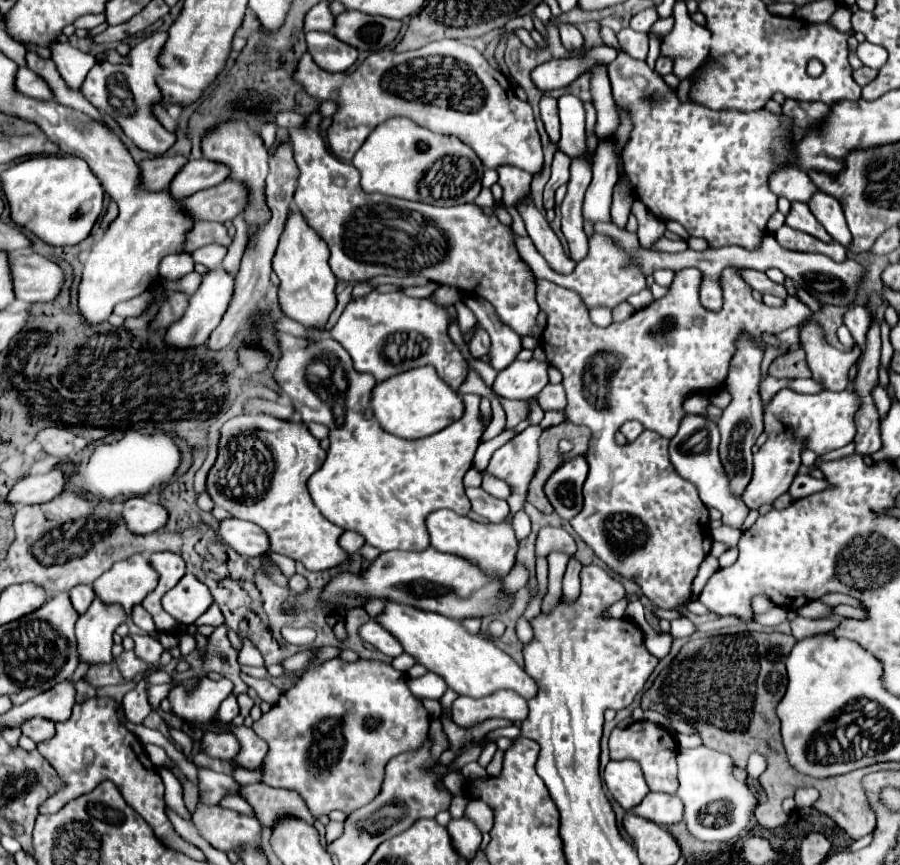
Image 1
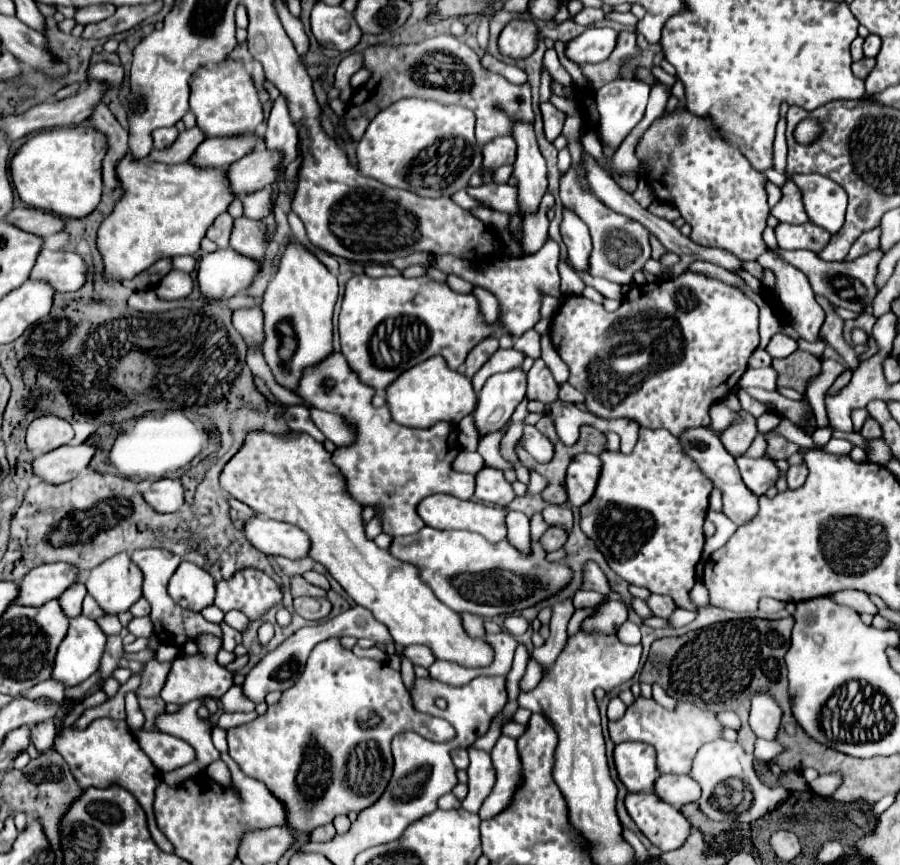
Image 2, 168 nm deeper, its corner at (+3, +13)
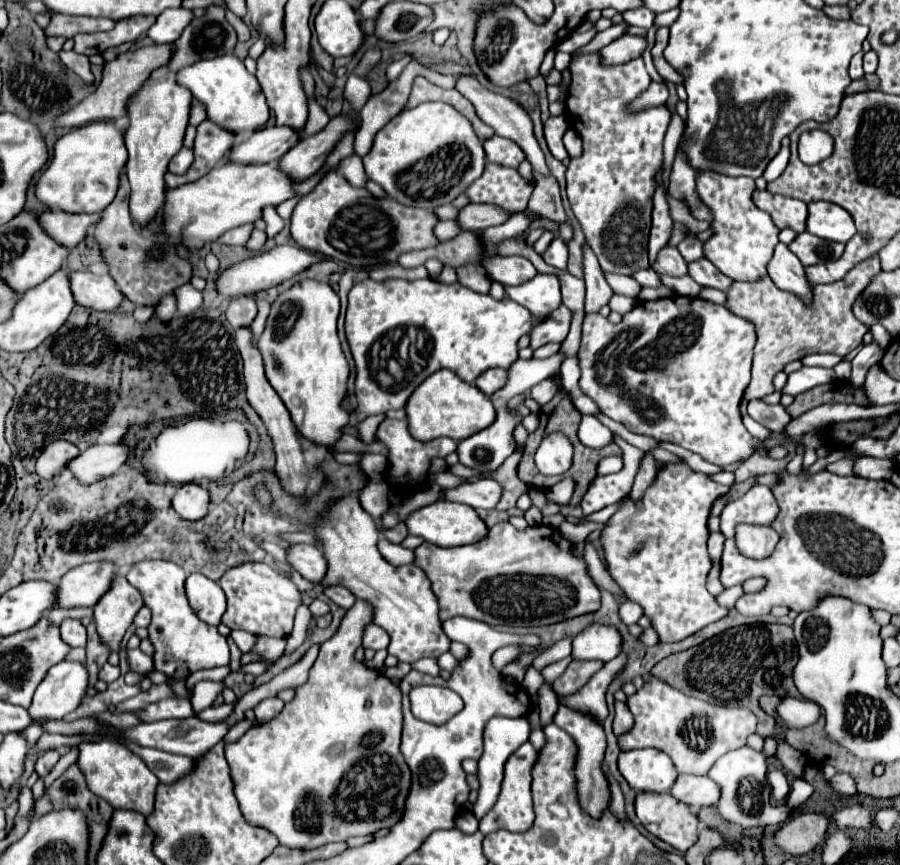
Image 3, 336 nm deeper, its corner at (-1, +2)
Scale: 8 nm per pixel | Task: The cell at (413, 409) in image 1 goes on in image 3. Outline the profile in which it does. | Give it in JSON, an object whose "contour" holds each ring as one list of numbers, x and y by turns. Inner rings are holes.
{"contour":[[447,369,435,371,413,391,405,405,405,413,409,433,419,441,431,441,435,437,451,437,455,441,463,441,495,421,495,407,491,399,473,383,461,381,453,371]]}

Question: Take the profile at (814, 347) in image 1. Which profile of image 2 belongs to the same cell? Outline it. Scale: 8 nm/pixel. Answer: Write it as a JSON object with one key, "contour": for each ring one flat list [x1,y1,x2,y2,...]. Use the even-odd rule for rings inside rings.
{"contour":[[765,228,763,240,765,240,765,244,767,244,767,252,765,252,763,256,759,256,757,262,759,262,763,268,767,268,767,270,771,270,771,272,775,274,775,296,779,298,779,302,783,304,783,310,787,312,787,322,799,332,801,338,805,338,805,340,809,340,809,342,817,342,817,340,819,340,819,328,823,326,823,320,825,320,825,312,823,312,823,308,817,304,815,294,813,294,813,288,811,288,807,276,805,276,799,268,795,268,793,264,785,262,785,260,777,254,779,244,777,244,777,240,775,240,773,228]]}

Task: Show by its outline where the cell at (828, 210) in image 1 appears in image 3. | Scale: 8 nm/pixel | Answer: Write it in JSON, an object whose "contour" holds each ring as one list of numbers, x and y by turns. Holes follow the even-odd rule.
{"contour":[[811,201,807,231,821,239,847,243,855,235,855,225,843,207,827,201]]}

